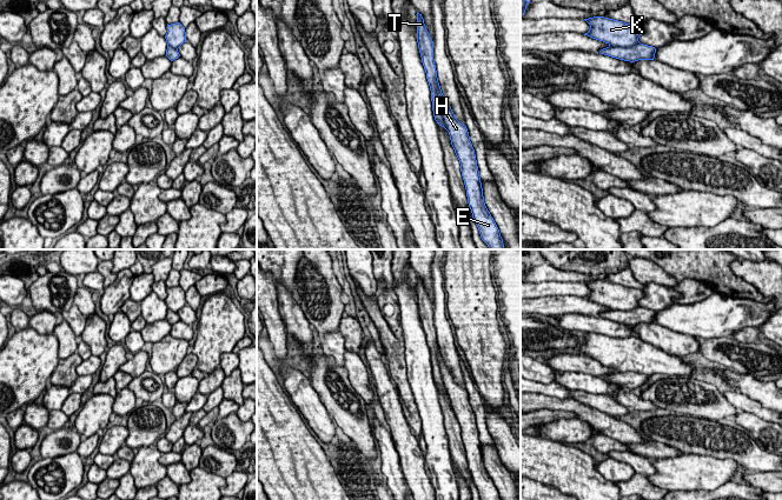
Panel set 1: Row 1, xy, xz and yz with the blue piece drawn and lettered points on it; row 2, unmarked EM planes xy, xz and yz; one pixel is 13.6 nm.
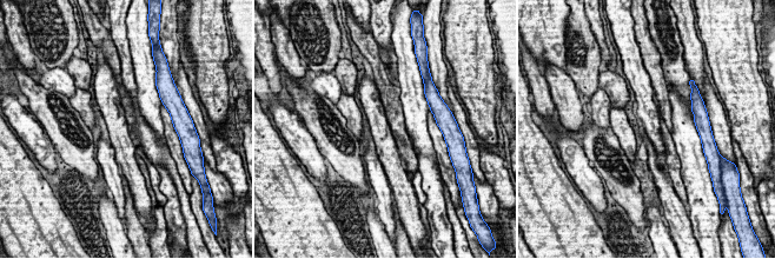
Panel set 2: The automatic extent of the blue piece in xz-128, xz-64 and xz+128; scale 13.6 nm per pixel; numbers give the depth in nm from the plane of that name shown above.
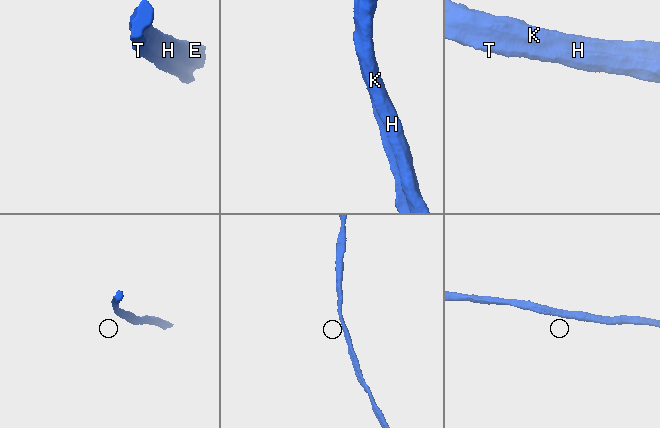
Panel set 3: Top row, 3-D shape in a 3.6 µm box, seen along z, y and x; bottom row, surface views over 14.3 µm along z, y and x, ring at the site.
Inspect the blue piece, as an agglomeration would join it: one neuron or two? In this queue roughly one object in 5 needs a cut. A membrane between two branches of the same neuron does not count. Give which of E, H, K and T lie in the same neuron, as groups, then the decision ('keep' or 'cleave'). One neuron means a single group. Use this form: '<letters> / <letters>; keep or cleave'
E H K T; keep

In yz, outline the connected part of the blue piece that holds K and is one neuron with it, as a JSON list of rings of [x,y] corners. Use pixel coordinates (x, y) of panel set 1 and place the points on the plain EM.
[[[603,280],[584,284],[591,289],[584,299],[611,308],[599,313],[599,318],[630,326],[642,322],[655,324],[654,319],[657,312],[638,306],[638,300],[644,296],[642,289],[629,288]]]

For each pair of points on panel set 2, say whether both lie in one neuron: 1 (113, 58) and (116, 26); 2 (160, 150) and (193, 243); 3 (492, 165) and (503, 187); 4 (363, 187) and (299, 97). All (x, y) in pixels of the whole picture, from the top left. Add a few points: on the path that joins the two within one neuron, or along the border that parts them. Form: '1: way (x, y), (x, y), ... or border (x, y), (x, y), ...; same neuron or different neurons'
1: border (108, 32), (116, 47), (121, 71); different neurons
2: way (173, 173), (184, 197), (190, 219); same neuron
3: way (495, 171), (501, 181); same neuron
4: way (349, 165), (330, 131), (318, 119); same neuron

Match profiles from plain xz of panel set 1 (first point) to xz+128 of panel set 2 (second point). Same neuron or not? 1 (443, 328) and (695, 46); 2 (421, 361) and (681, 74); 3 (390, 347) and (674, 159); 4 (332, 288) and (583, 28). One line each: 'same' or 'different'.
1: different
2: different
3: same
4: same

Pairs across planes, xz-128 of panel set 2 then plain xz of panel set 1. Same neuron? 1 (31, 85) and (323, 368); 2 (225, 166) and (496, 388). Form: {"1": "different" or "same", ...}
{"1": "same", "2": "different"}

